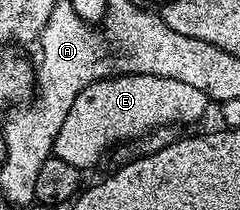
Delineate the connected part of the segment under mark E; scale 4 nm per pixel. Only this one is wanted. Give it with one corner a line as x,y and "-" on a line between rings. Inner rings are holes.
119,74
102,78
89,84
84,91
78,93
61,123
60,131
54,140
53,156
83,171
94,166
111,147
120,142
138,140
156,127
177,125
185,127
188,123
200,120
210,107
209,98
196,87
189,86
176,79
164,79
163,76
148,76
146,74

